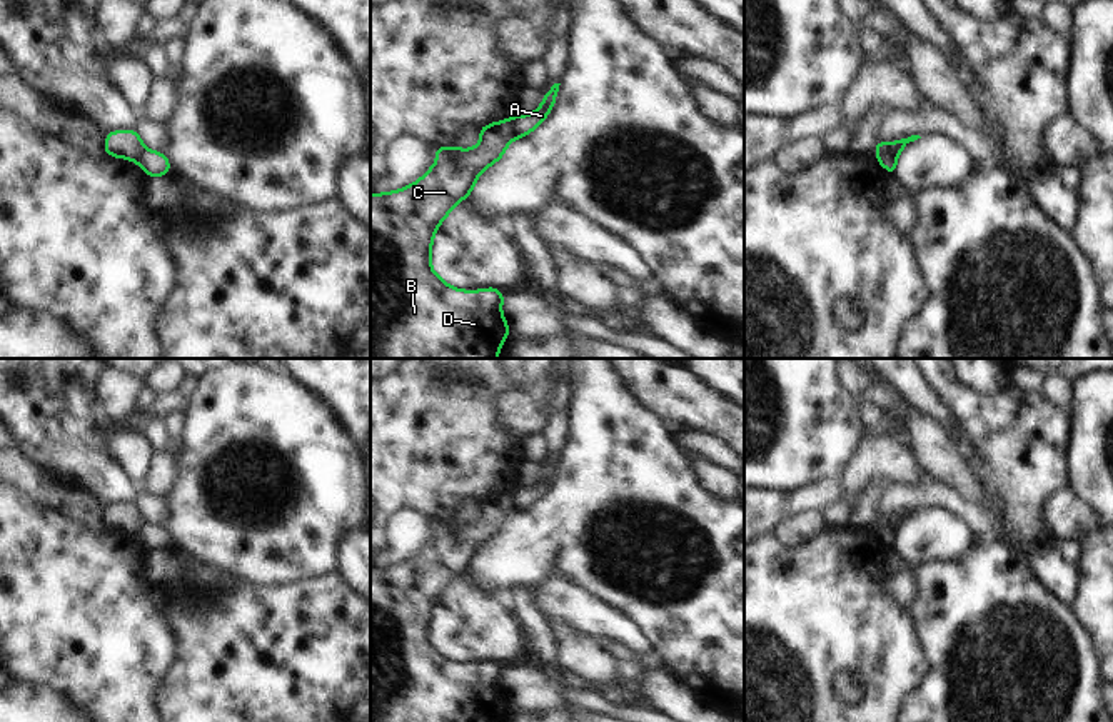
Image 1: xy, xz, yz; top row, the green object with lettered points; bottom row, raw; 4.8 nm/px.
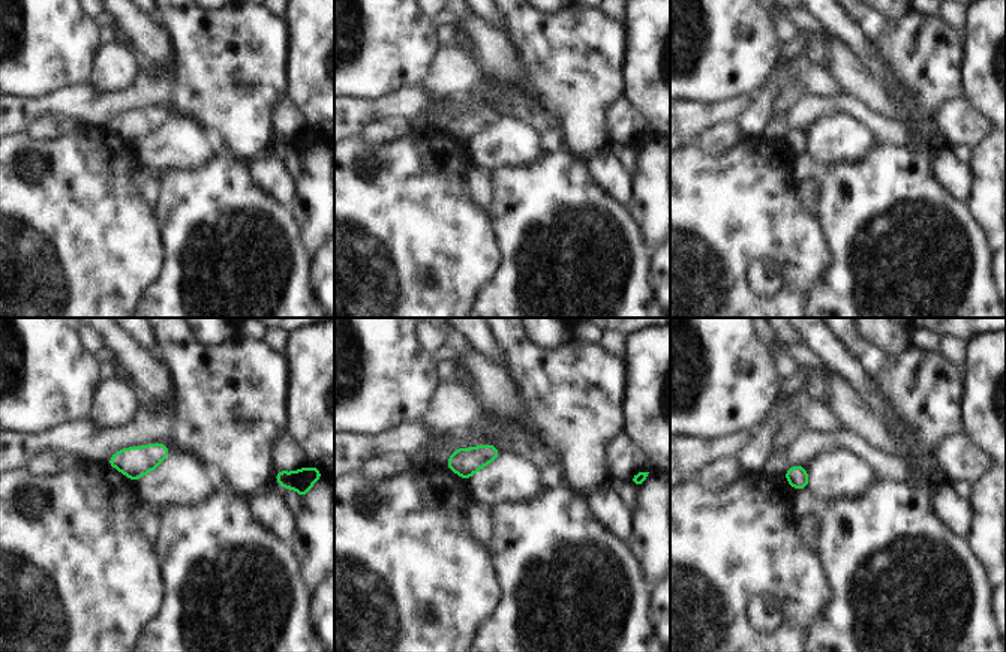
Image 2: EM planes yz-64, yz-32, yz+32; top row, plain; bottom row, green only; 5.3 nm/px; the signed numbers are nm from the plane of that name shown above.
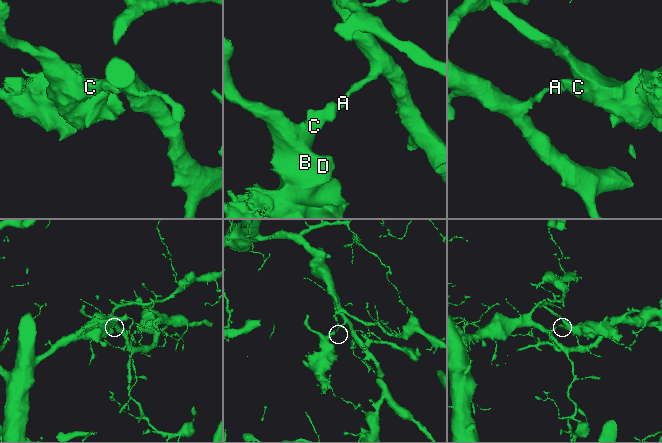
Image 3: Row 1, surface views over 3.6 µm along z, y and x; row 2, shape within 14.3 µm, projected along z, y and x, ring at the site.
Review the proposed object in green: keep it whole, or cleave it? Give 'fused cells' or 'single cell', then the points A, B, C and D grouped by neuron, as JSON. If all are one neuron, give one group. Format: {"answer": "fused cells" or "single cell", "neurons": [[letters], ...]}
{"answer": "fused cells", "neurons": [["A"], ["B", "C", "D"]]}

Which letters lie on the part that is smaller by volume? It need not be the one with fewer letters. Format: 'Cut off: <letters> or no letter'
Cut off: B, C, D

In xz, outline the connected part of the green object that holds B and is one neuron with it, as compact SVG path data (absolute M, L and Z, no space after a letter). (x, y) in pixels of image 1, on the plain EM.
M516 489L479 505L477 520L436 520L436 537L417 555L370 567L370 722L502 722L509 710L499 662L456 662L431 637L437 600L472 567L479 549L519 512Z

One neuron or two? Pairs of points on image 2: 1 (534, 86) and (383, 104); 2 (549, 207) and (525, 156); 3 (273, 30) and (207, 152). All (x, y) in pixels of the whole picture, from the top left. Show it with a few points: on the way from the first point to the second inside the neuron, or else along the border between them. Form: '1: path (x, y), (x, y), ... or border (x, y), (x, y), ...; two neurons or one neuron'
1: path (497, 89), (476, 92), (459, 101), (420, 104); one neuron
2: border (555, 146), (534, 165), (498, 168), (495, 171); two neurons
3: border (204, 129), (221, 149); two neurons

